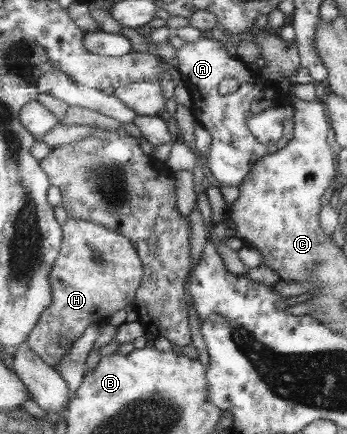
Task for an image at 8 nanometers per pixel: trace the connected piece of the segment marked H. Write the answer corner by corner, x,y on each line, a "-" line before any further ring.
69,218
63,224
63,245
60,249
60,257
55,261
52,277
50,277
50,282
53,283
54,302
42,314
38,325
26,338
26,344
45,363
55,367
68,353
63,346
60,346
62,341
74,343
85,333
89,325
107,323
111,315
132,303
143,281
144,264
133,242
127,236
100,223

